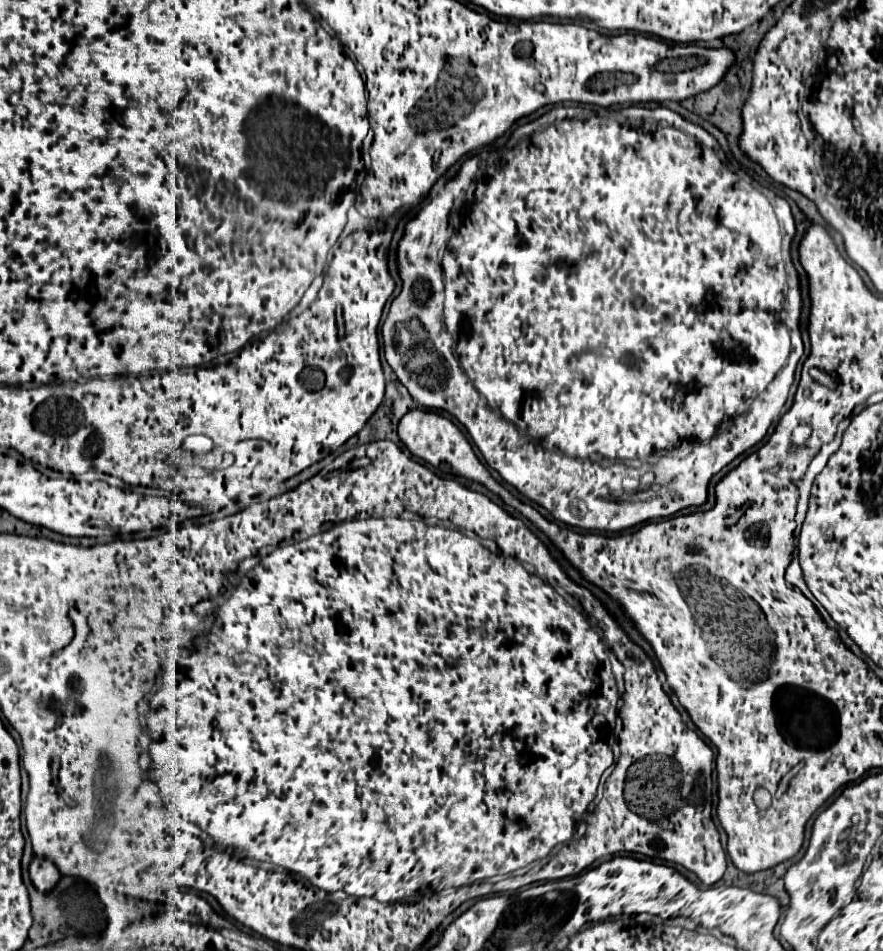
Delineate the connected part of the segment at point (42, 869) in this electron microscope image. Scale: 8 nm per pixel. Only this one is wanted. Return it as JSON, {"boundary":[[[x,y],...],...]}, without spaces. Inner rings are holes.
{"boundary":[[[33,857],[31,867],[29,867],[29,875],[31,875],[31,881],[39,893],[51,893],[61,877],[57,867],[51,865],[51,861],[47,863],[45,859],[39,859],[39,857]]]}

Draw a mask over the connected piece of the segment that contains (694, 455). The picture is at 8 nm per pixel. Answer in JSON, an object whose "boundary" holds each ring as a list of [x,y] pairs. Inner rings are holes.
{"boundary":[[[555,107],[517,127],[505,147],[489,151],[489,155],[483,151],[469,157],[461,165],[457,177],[453,177],[445,189],[423,205],[417,217],[407,223],[403,241],[397,245],[397,265],[403,285],[401,293],[391,303],[383,325],[383,349],[389,367],[419,405],[449,411],[467,429],[491,469],[495,469],[519,493],[543,505],[557,521],[571,527],[587,531],[623,531],[649,519],[671,517],[687,507],[707,503],[707,487],[711,477],[741,453],[755,447],[765,437],[775,415],[779,415],[779,411],[782,414],[781,407],[789,397],[794,373],[803,355],[803,341],[799,333],[802,298],[798,274],[790,255],[790,245],[795,237],[791,207],[784,198],[755,181],[744,169],[738,169],[734,175],[734,168],[741,167],[727,159],[717,139],[703,131],[703,127],[665,107],[625,107],[617,111]],[[433,281],[443,283],[443,323],[441,289],[435,289],[437,285],[433,285]],[[403,299],[425,299],[419,323],[427,331],[435,351],[441,355],[439,369],[425,367],[433,365],[433,357],[423,357],[429,361],[423,361],[423,367],[405,367],[403,355],[393,349],[393,345],[399,343],[399,329],[403,327]]]}

